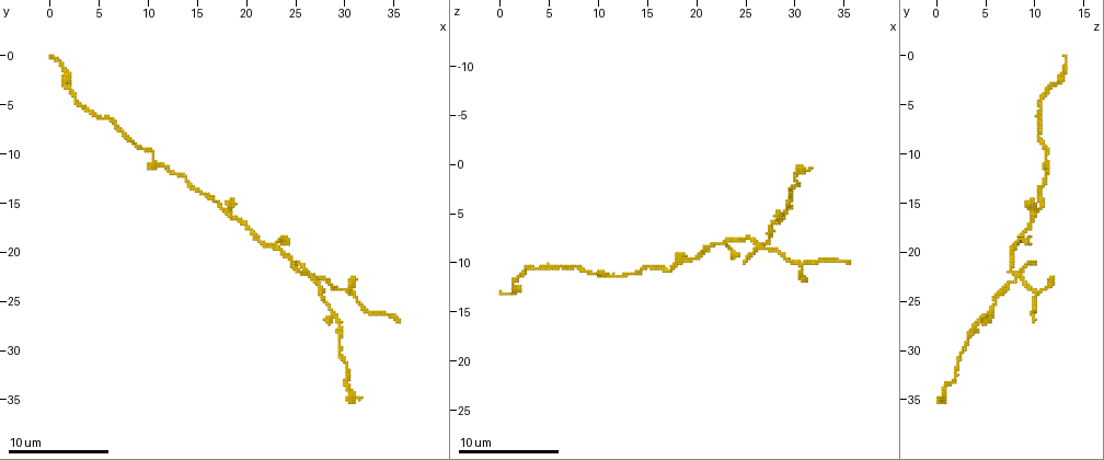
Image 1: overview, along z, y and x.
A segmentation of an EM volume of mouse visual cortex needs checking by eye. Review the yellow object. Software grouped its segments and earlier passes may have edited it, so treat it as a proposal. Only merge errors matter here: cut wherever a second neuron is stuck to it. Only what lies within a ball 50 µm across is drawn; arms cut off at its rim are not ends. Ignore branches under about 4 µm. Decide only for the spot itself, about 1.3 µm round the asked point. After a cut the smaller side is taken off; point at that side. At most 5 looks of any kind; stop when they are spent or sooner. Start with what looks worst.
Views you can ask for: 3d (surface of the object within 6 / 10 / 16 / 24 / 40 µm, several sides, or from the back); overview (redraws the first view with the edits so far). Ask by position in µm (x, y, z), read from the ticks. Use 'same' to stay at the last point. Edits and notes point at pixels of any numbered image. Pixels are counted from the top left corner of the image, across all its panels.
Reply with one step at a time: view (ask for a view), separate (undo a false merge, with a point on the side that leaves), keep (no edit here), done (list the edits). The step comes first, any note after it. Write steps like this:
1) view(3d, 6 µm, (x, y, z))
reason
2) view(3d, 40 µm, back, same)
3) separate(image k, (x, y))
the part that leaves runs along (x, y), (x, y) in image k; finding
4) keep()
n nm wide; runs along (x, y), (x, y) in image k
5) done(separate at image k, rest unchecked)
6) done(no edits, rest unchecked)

view(3d, 16 µm, (27.0, 22.6, 8.6))
four-way junction

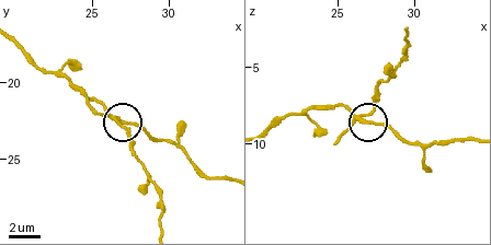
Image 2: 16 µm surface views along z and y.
view(3d, 6 µm, (26.8, 22.6, 8.4))

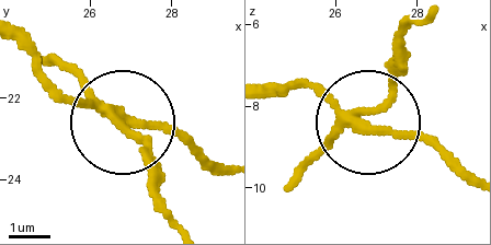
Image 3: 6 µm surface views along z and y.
separate(image 3, (149, 138))
4 arms; the part that leaves runs along (109, 112), (143, 143), (150, 193), (171, 223) in image 3; two neurons meet here

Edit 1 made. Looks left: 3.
view(overview)
see it whole again

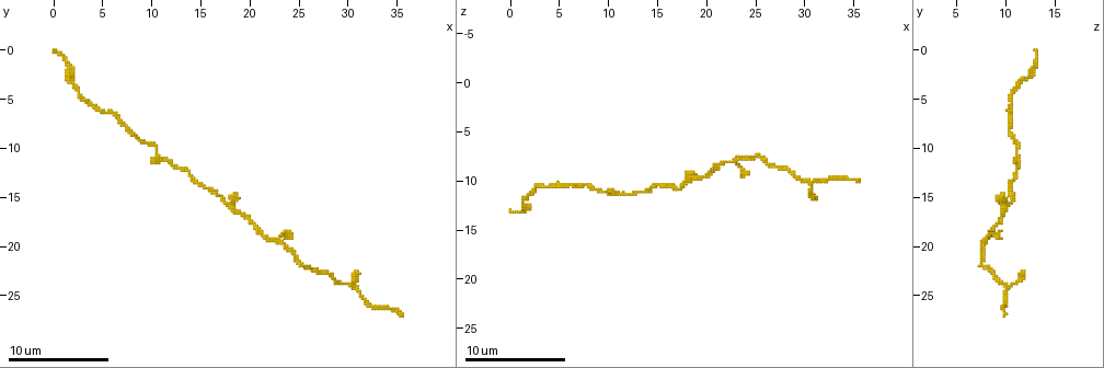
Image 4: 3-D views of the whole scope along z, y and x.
view(3d, 6 µm, (22.2, 19.2, 8.0))
side arm on a straight run

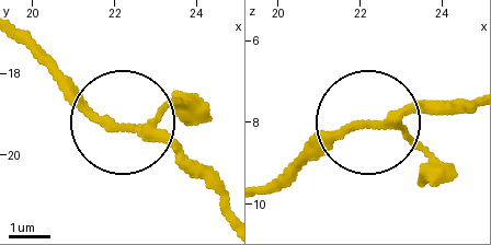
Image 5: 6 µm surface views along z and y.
view(3d, 6 µm, back, (22.20, 19.35, 8.00))

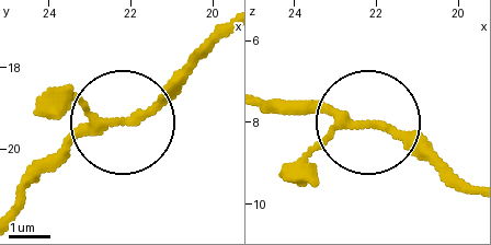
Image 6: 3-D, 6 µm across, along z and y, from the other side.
keep()
3 arms; runs along (224, 32), (151, 105), (88, 130), (40, 175) in image 6; continuous, no second neuron

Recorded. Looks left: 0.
done(separate at image 3, rest unchecked)

